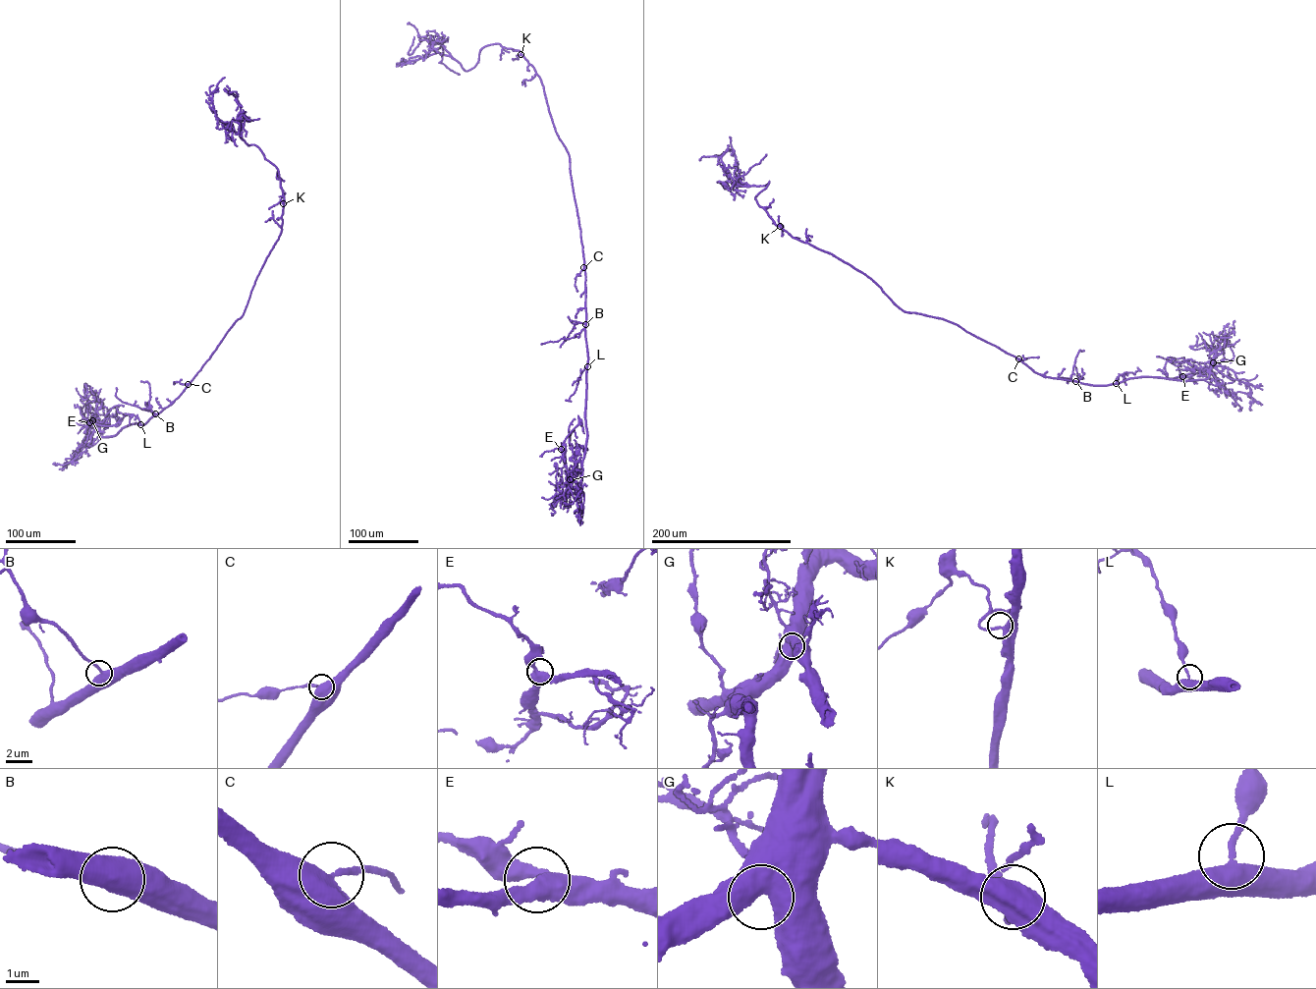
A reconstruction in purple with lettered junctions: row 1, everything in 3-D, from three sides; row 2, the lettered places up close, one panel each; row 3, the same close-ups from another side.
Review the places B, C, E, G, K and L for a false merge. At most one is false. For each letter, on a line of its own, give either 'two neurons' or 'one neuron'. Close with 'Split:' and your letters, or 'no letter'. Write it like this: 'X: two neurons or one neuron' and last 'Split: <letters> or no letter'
B: one neuron
C: one neuron
E: one neuron
G: one neuron
K: one neuron
L: one neuron
Split: no letter

